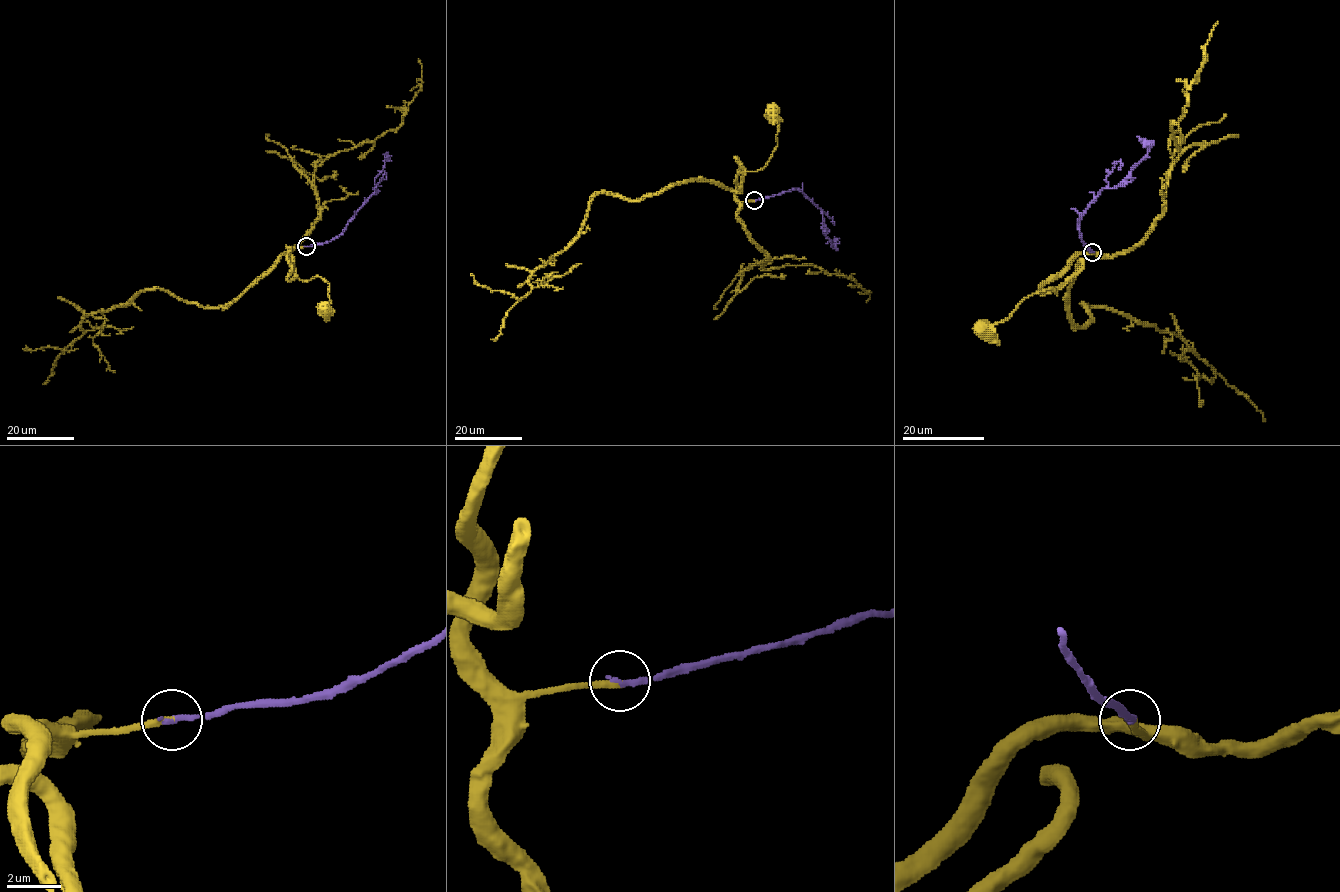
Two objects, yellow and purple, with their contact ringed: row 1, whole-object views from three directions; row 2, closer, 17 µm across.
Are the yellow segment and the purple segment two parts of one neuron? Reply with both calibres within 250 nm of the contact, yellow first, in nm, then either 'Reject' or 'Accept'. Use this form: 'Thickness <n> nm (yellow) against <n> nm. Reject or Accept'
Thickness 240 nm (yellow) against 240 nm. Accept

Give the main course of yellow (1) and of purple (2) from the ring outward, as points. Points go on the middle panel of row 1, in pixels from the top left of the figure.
1: (754, 200), (741, 202), (735, 195), (736, 159), (746, 171), (766, 165), (777, 145), (778, 121), (770, 110)
2: (754, 200), (799, 189), (821, 210), (823, 234), (833, 246), (839, 239)

